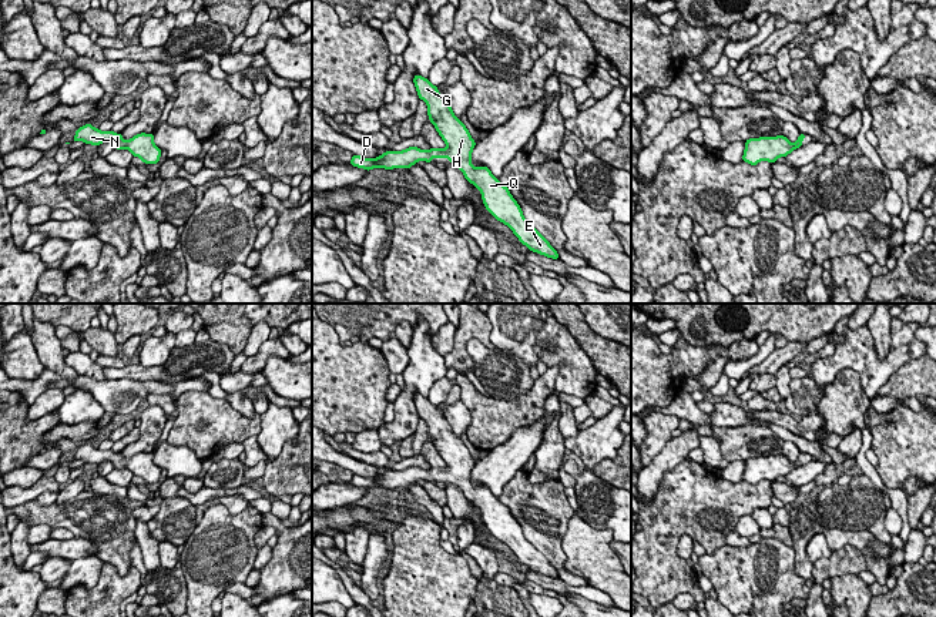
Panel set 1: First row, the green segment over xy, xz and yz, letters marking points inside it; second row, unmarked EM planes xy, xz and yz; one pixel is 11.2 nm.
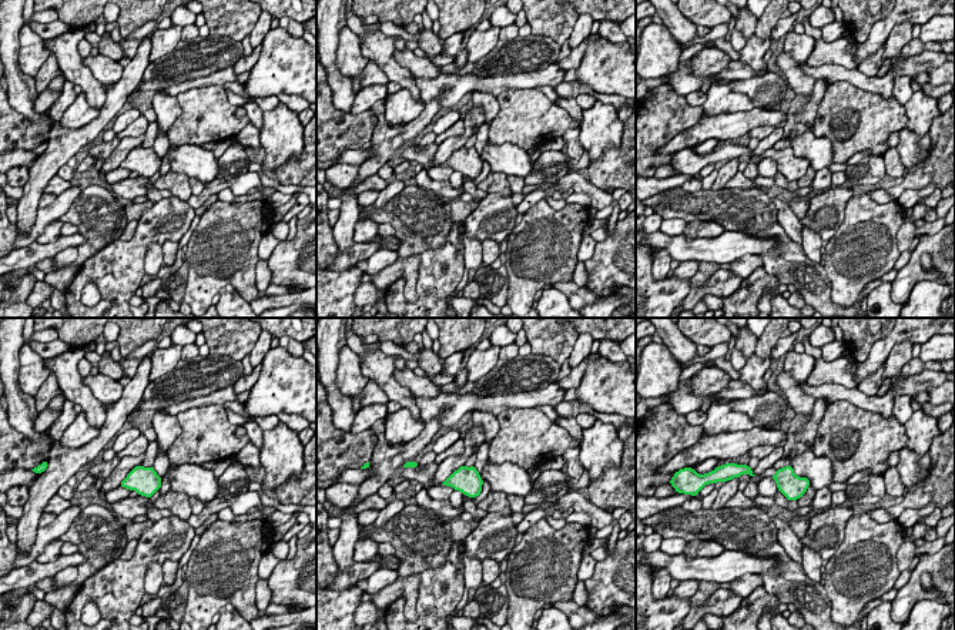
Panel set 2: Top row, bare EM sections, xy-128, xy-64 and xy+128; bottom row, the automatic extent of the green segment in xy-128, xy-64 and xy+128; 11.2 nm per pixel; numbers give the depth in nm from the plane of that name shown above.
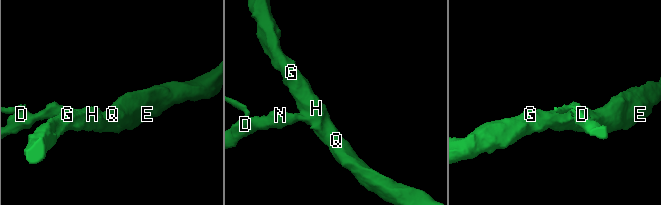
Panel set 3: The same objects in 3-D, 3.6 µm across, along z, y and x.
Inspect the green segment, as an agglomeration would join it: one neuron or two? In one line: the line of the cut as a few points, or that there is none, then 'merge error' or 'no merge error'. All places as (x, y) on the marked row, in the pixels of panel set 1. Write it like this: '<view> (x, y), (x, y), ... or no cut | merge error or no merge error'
no cut | no merge error

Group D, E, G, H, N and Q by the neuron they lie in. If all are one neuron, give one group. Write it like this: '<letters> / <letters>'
D E G H N Q

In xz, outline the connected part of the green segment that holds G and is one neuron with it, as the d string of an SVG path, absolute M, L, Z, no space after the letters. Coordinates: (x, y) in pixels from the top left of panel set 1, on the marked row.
M419 74L415 76L413 83L419 98L427 104L429 120L446 142L446 148L430 148L425 151L417 147L409 147L403 151L386 151L378 158L363 158L353 154L349 164L368 171L373 168L393 170L410 168L419 161L432 162L433 158L446 157L482 192L486 209L497 221L507 225L529 251L560 259L550 242L524 218L520 205L509 188L487 167L472 165L472 151L476 141L472 138L466 125L454 115L446 98L437 91L437 87Z

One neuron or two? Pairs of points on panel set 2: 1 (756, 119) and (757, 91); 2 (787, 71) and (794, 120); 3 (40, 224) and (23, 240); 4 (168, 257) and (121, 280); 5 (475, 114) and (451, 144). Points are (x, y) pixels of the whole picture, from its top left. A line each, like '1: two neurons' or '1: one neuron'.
1: two neurons
2: two neurons
3: one neuron
4: two neurons
5: one neuron

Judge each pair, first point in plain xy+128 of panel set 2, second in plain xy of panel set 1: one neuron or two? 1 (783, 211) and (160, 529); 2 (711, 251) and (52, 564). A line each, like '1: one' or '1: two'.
1: two
2: two

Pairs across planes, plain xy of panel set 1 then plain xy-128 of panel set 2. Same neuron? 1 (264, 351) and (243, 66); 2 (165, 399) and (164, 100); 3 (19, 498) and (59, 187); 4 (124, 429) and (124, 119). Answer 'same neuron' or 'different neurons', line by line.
1: same neuron
2: same neuron
3: same neuron
4: same neuron

